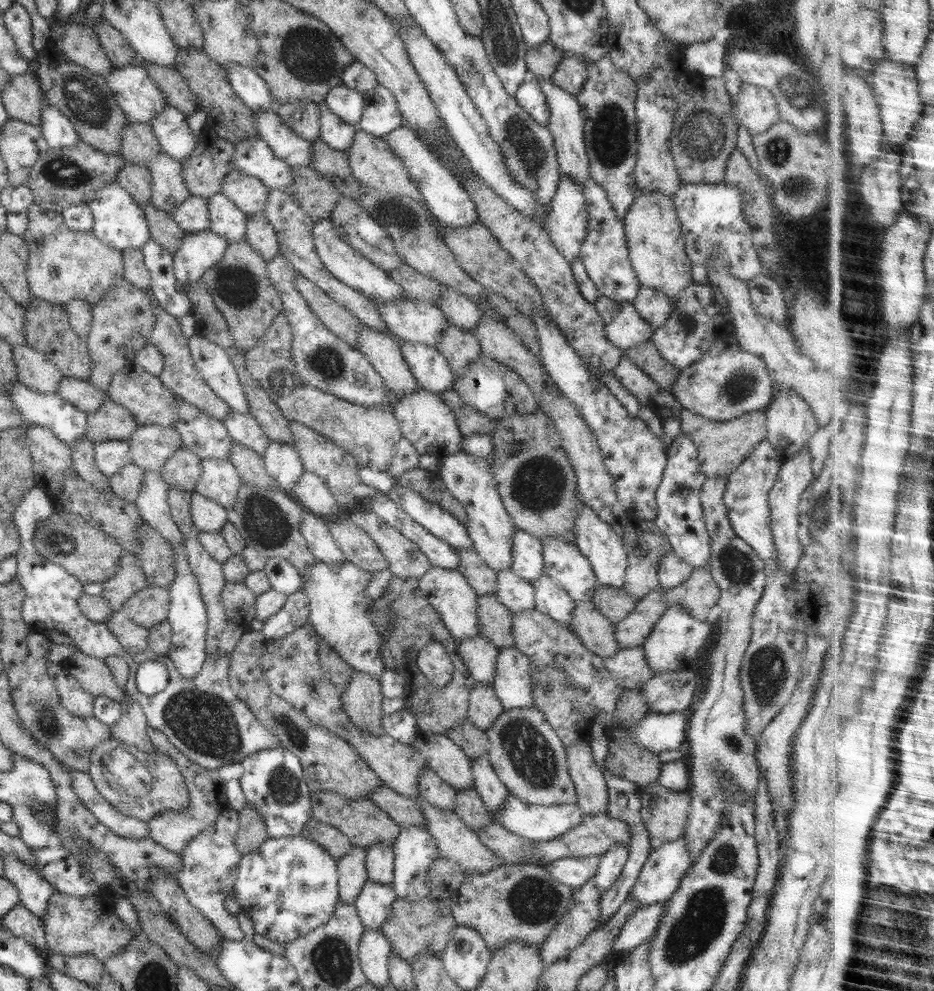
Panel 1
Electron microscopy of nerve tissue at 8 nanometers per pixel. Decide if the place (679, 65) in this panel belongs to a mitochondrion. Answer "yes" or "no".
no

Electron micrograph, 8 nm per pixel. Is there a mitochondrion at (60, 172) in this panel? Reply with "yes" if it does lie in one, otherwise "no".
yes

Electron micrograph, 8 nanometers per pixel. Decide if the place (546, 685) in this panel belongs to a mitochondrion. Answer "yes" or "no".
yes

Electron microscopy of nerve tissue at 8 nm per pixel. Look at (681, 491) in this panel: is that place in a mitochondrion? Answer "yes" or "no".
yes

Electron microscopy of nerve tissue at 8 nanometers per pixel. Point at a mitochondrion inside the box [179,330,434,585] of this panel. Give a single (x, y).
(265, 522)

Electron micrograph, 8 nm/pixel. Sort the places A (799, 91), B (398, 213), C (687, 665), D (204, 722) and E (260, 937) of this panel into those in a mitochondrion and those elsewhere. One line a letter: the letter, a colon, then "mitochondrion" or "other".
A: mitochondrion
B: mitochondrion
C: other
D: mitochondrion
E: other

